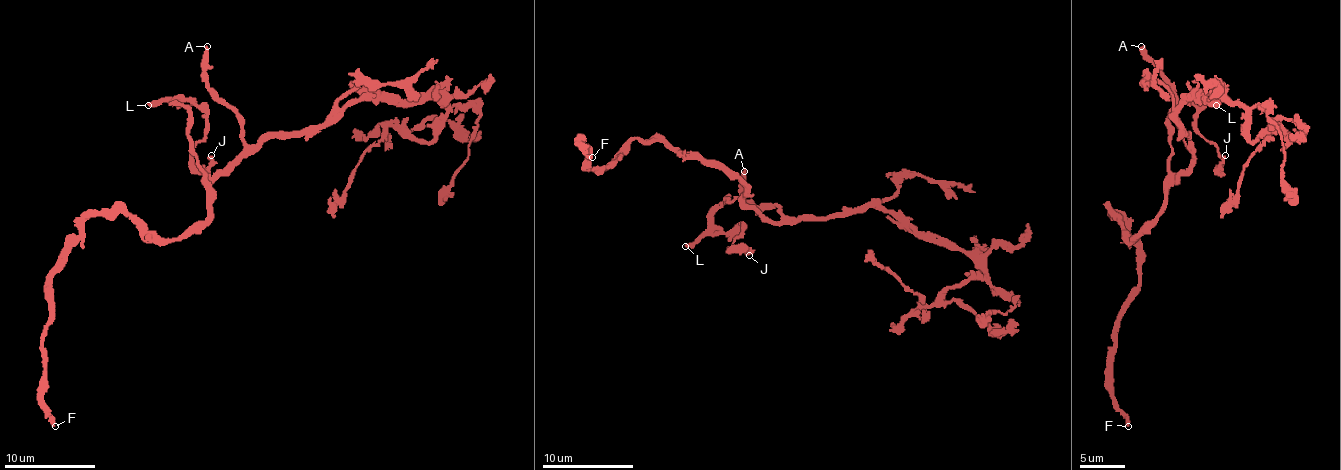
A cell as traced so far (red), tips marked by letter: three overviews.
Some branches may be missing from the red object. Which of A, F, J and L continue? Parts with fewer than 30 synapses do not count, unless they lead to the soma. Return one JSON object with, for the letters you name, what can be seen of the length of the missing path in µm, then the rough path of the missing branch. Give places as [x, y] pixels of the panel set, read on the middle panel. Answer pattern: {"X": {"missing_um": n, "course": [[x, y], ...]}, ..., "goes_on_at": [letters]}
{"L": {"missing_um": 10, "course": [[685, 246], [676, 259], [660, 259], [653, 266], [656, 289], [665, 293]]}, "goes_on_at": ["L"]}

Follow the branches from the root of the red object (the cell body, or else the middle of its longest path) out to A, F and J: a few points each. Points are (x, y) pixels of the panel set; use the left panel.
A: (234, 158), (243, 149), (243, 133), (239, 117), (207, 83), (207, 46)
F: (234, 158), (180, 237), (121, 212), (84, 221), (43, 335), (55, 426)
J: (234, 158), (211, 176), (200, 167), (177, 98), (207, 121), (193, 162), (207, 167), (211, 155)

